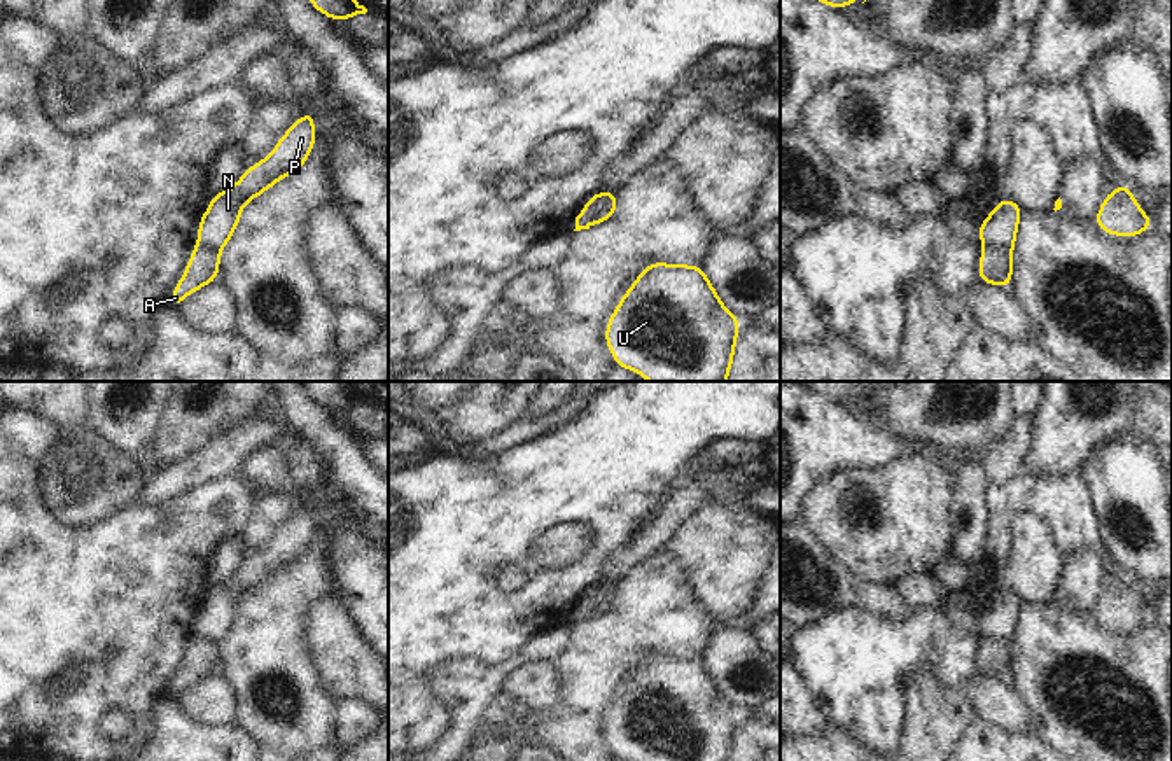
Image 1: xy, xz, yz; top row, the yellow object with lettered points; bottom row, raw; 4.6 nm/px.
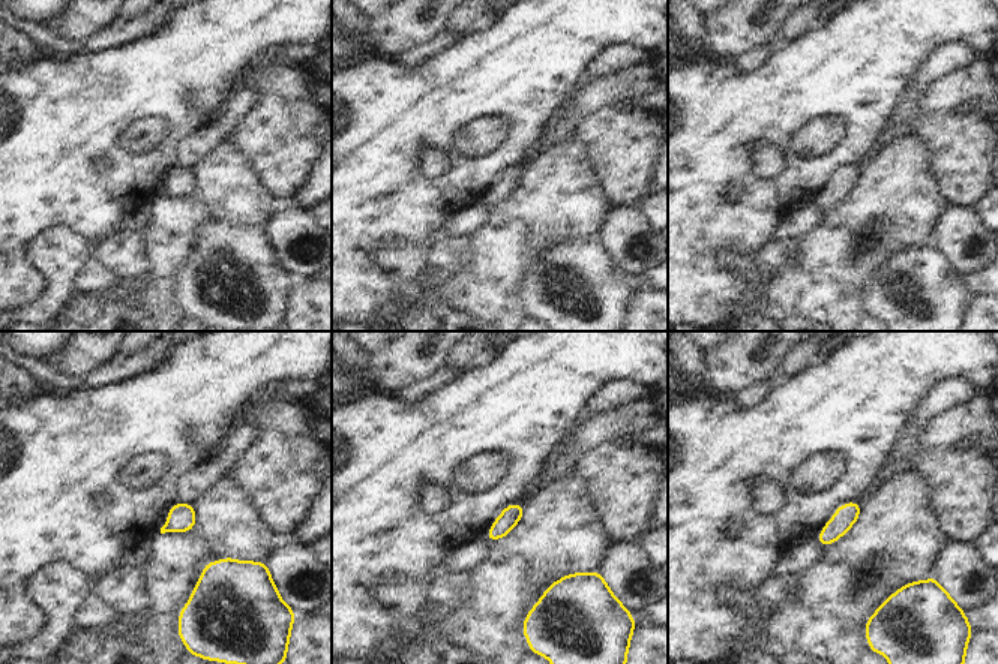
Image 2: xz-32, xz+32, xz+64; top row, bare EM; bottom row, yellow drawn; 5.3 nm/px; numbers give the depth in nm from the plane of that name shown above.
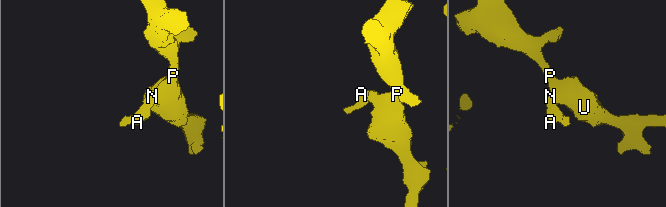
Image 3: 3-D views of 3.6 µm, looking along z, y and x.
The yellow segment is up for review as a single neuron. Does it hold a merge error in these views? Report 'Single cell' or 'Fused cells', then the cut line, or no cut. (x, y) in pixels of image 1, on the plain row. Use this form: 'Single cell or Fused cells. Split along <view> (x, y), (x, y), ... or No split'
Fused cells. Split along xz (600, 585), (595, 614).

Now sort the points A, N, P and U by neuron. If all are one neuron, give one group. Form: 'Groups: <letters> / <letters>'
Groups: A / N P U.

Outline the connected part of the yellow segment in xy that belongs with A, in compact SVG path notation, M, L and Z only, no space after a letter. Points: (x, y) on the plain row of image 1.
M199 633L194 635L187 658L170 686L170 696L180 698L189 686L219 672L220 644Z

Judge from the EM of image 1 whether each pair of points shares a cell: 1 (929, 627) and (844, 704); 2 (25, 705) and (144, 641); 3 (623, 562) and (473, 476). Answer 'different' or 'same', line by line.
1: same
2: same
3: different

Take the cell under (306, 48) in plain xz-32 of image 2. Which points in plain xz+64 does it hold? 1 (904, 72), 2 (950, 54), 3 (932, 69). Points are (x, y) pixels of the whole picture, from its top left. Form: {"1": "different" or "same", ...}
{"1": "different", "2": "same", "3": "same"}

